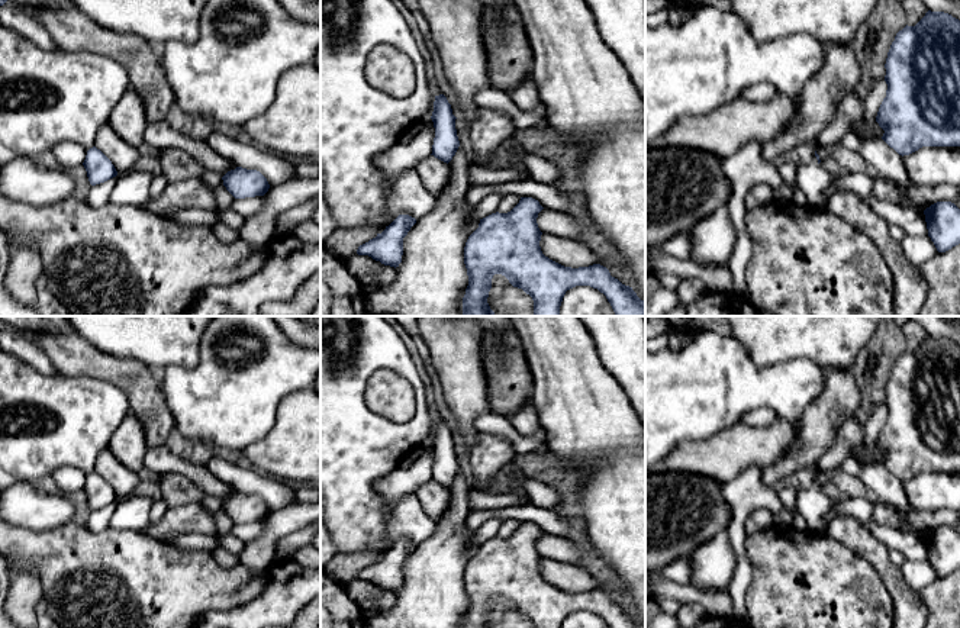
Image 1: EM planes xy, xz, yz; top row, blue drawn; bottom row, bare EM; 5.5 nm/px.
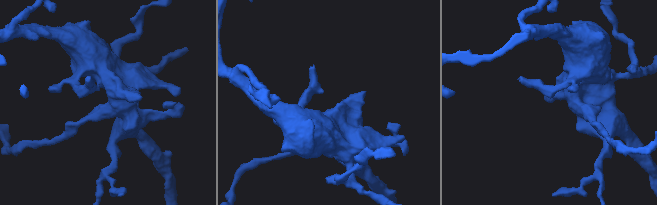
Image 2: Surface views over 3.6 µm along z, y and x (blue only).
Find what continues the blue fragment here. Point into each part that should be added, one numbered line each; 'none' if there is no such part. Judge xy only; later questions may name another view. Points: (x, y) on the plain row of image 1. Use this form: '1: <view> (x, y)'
none

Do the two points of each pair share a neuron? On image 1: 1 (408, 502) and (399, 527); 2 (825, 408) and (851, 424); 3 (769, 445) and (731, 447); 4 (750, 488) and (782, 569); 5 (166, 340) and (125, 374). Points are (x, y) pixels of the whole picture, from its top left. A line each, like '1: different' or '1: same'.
1: same
2: different
3: same
4: different
5: different

